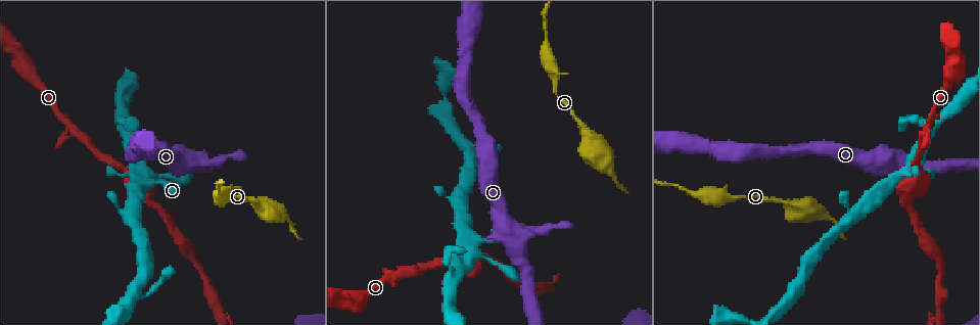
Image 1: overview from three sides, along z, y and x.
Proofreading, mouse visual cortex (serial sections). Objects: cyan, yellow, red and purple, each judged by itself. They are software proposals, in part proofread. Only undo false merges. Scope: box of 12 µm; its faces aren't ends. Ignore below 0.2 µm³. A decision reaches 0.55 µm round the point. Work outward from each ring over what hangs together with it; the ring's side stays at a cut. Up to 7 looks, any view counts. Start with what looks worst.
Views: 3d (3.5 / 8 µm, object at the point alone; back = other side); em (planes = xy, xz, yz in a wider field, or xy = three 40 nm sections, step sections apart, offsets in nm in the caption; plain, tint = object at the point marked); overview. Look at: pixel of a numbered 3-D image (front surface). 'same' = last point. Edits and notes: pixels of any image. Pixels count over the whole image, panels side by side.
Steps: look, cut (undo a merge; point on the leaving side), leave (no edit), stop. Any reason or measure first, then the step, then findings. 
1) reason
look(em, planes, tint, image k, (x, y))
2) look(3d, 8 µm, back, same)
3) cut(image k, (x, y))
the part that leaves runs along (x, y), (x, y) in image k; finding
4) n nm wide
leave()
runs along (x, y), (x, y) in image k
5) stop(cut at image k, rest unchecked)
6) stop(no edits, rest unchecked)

sharp bend
look(3d, 8 µm, image 1, (895, 180))

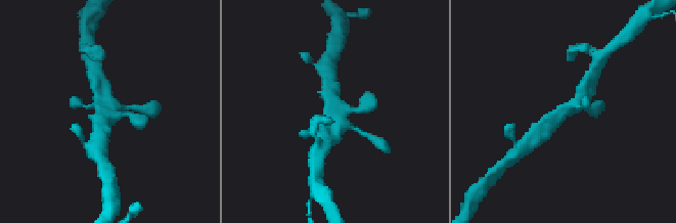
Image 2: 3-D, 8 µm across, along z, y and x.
zoom in
look(3d, 3.5 µm, image 2, (564, 112))

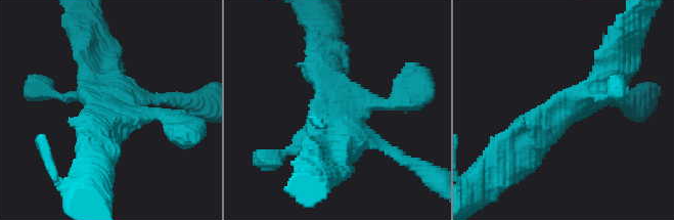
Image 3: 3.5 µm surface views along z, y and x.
now the EM
look(em, planes, tint, image 3, (349, 113))

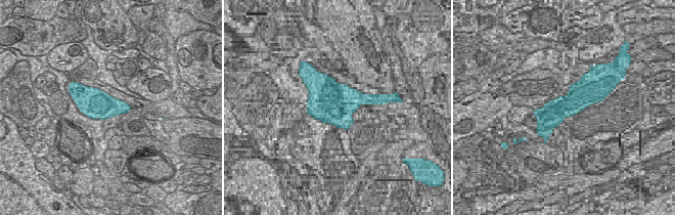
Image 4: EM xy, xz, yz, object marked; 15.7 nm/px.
leave()
runs along (407, 95), (353, 101), (338, 161) in image 3; one cell here

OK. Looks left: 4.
arms part here
look(3d, 8 µm, image 1, (264, 202))

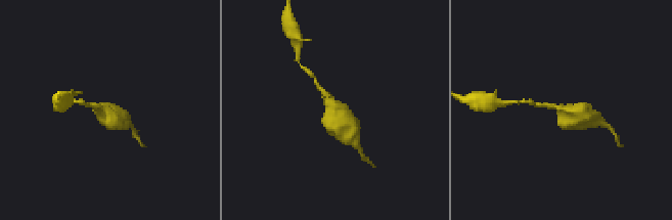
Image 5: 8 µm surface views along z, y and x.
look(3d, 3.5 µm, image 5, (107, 110))

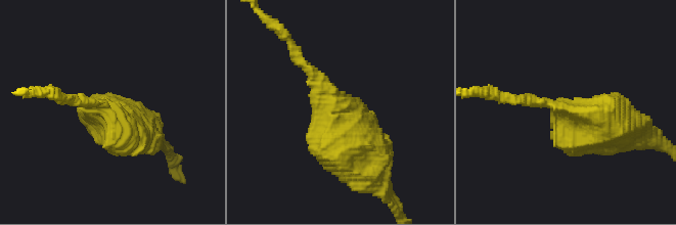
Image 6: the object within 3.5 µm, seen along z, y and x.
look(em, xy, step 2, tint, image 6, (334, 103))

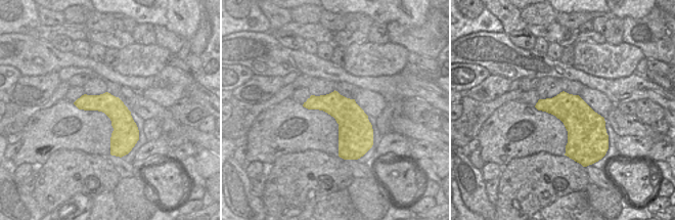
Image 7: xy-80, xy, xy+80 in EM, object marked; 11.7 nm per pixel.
leave()
continuous, no second cell

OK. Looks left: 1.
calibre changes
look(3d, 3.5 µm, image 1, (936, 252))

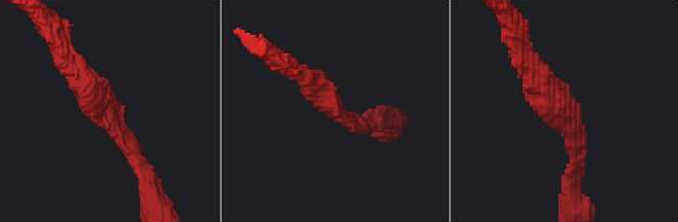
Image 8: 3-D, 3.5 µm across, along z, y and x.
arms of 200, 350 nm
leave()
continuous, no second cell

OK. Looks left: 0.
stop(no edits, rest unchecked)

